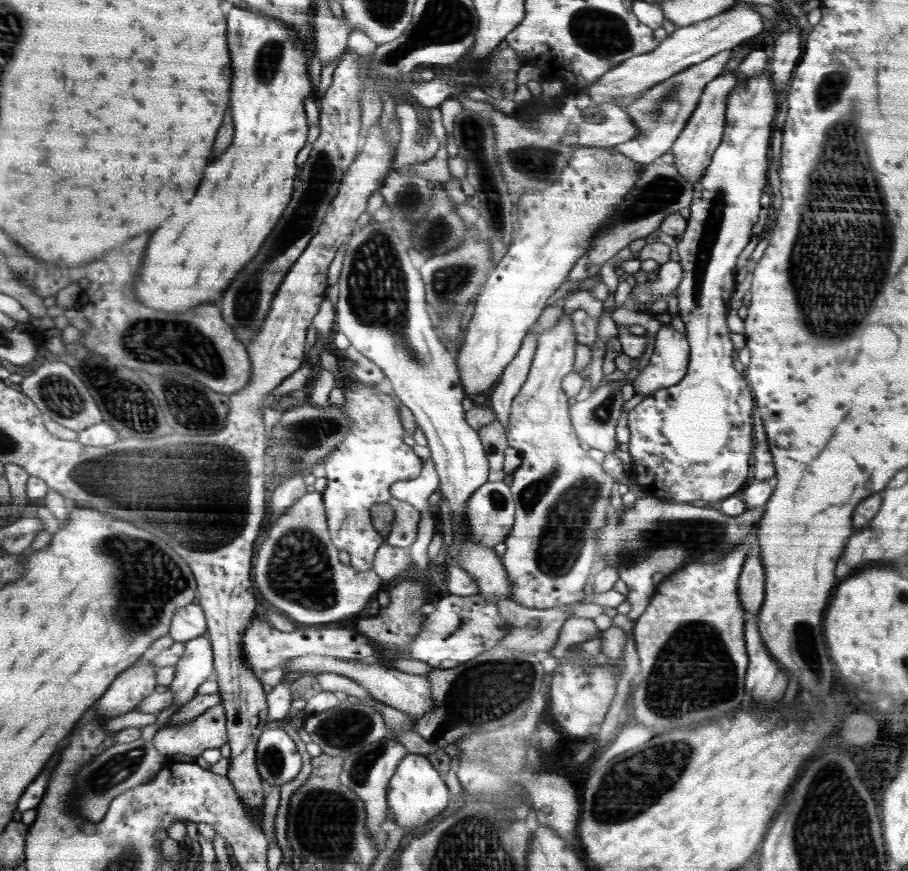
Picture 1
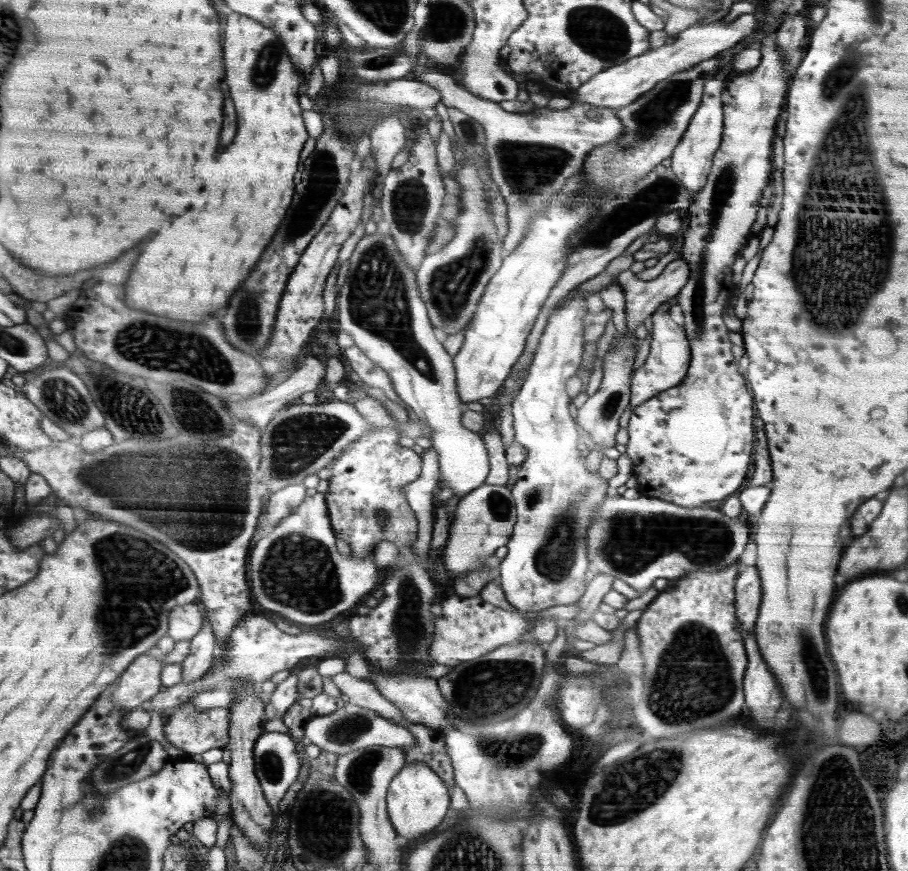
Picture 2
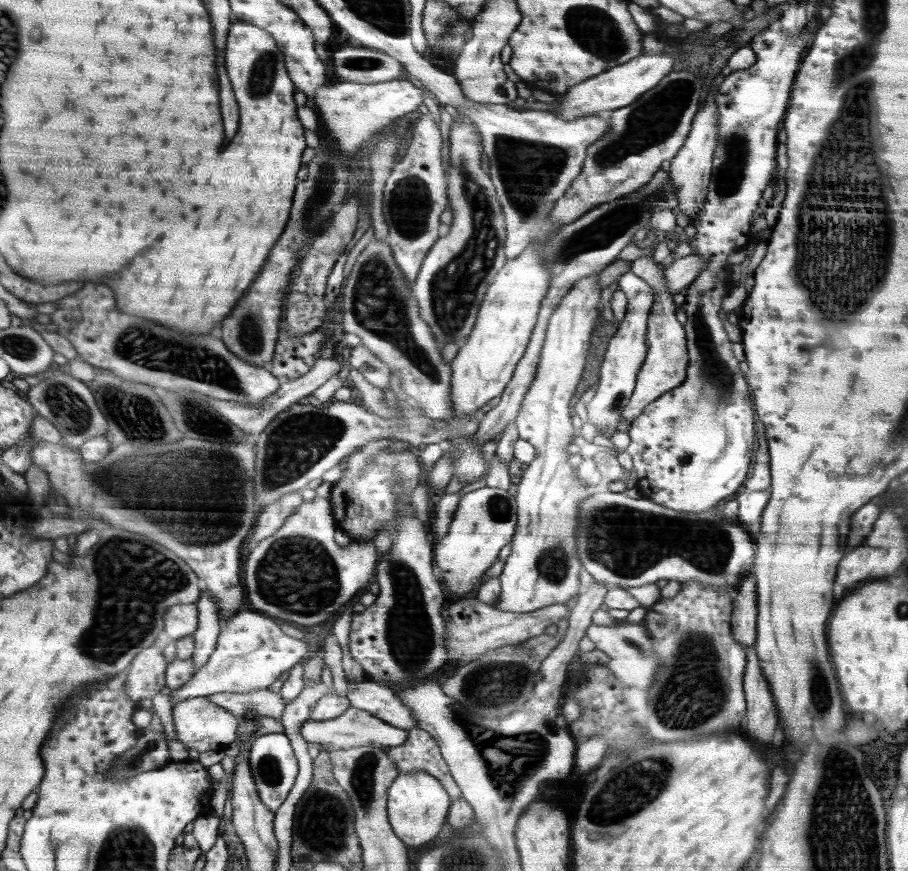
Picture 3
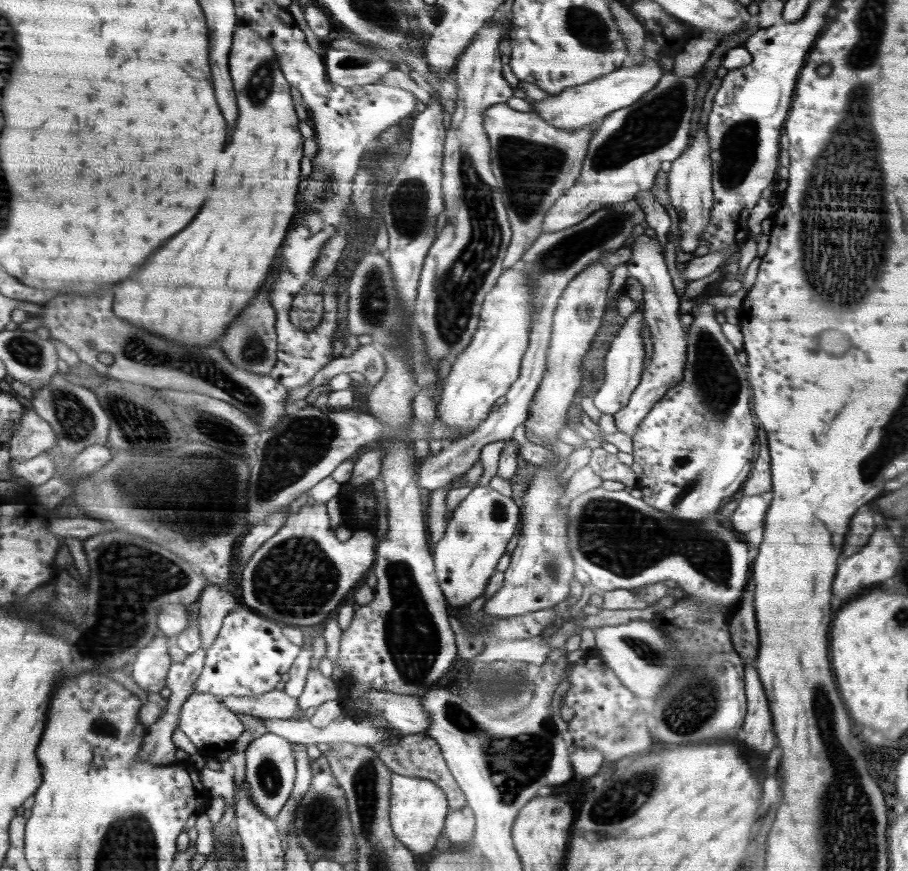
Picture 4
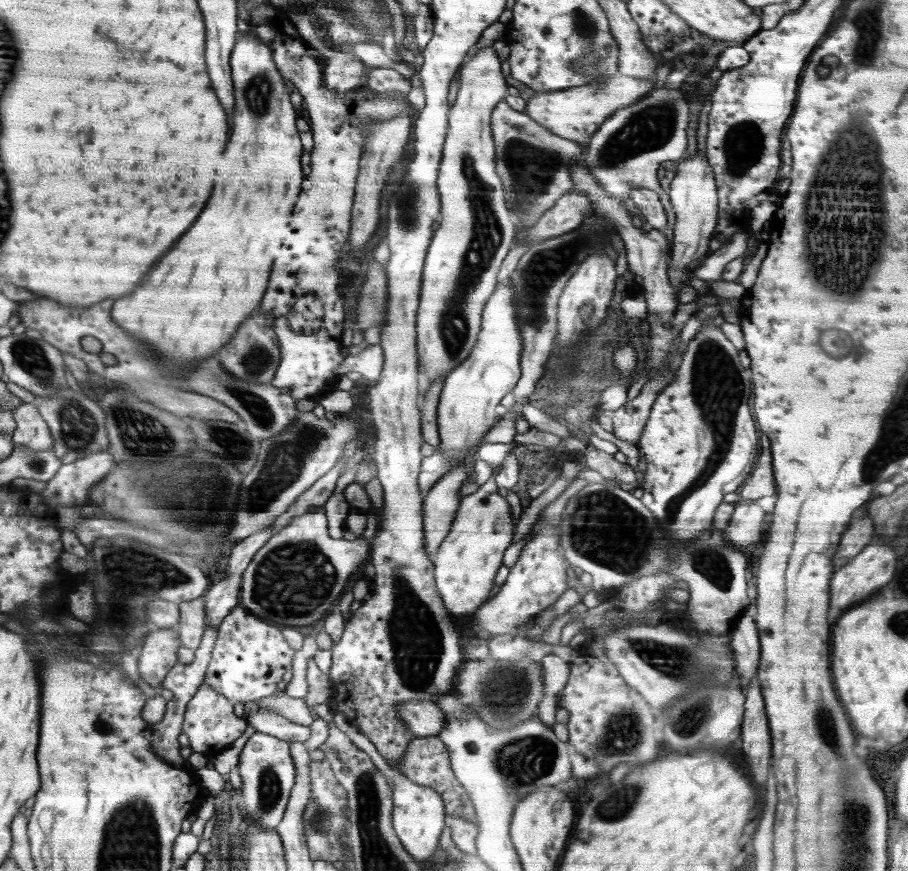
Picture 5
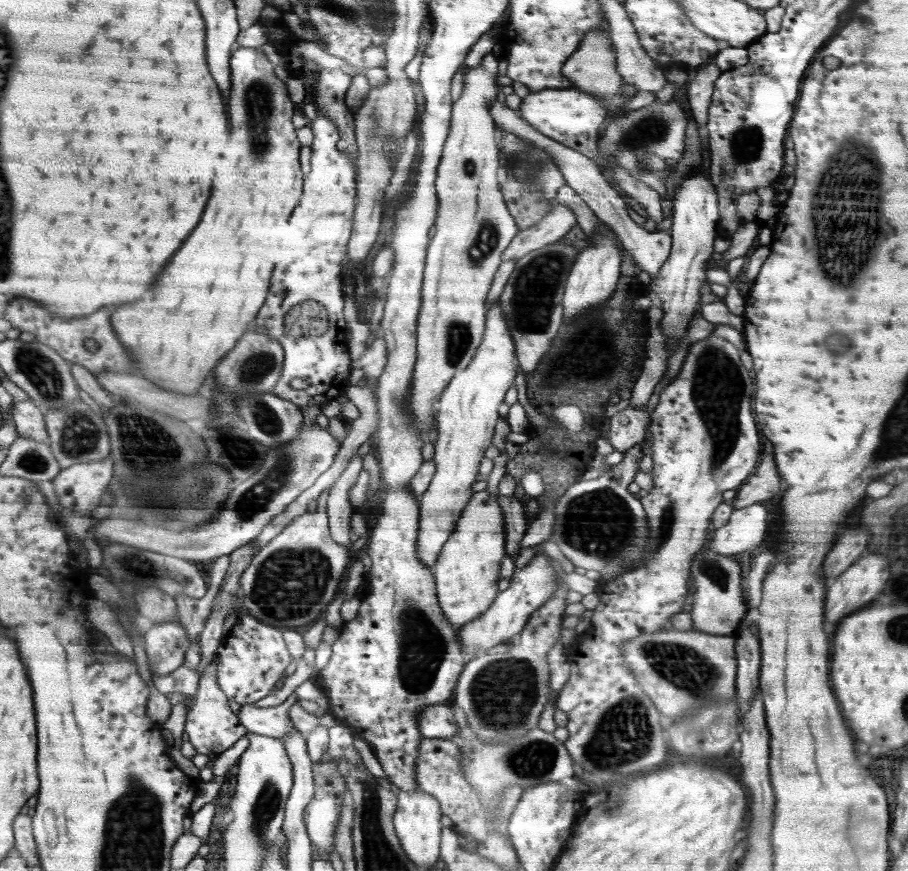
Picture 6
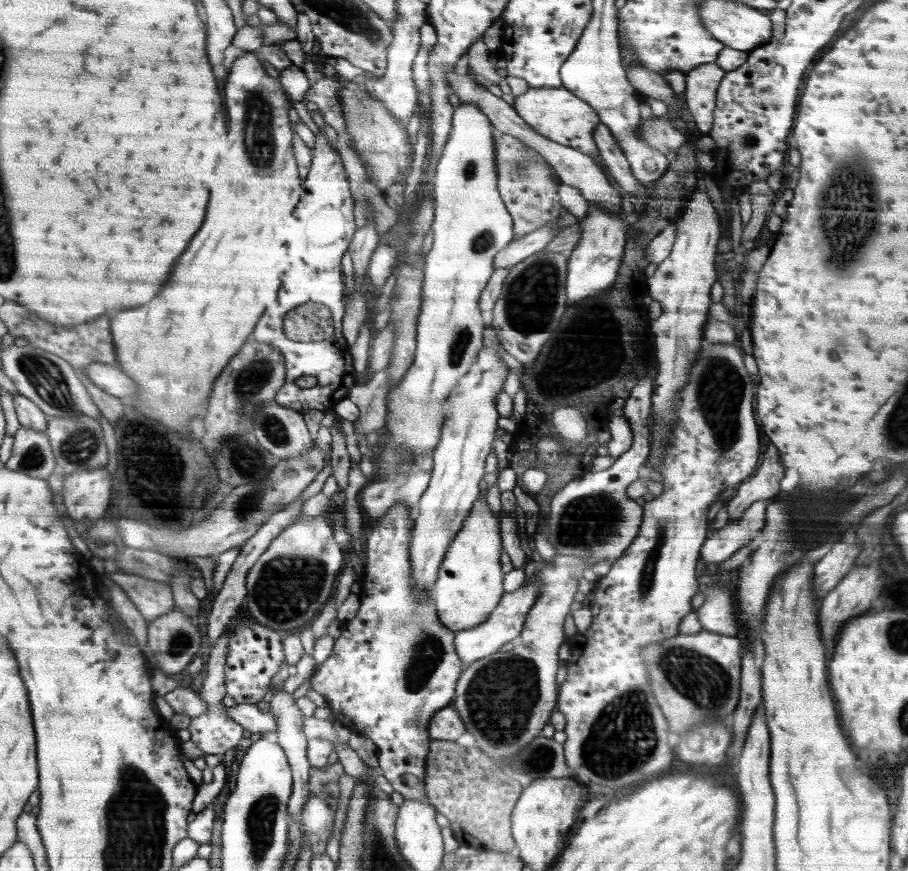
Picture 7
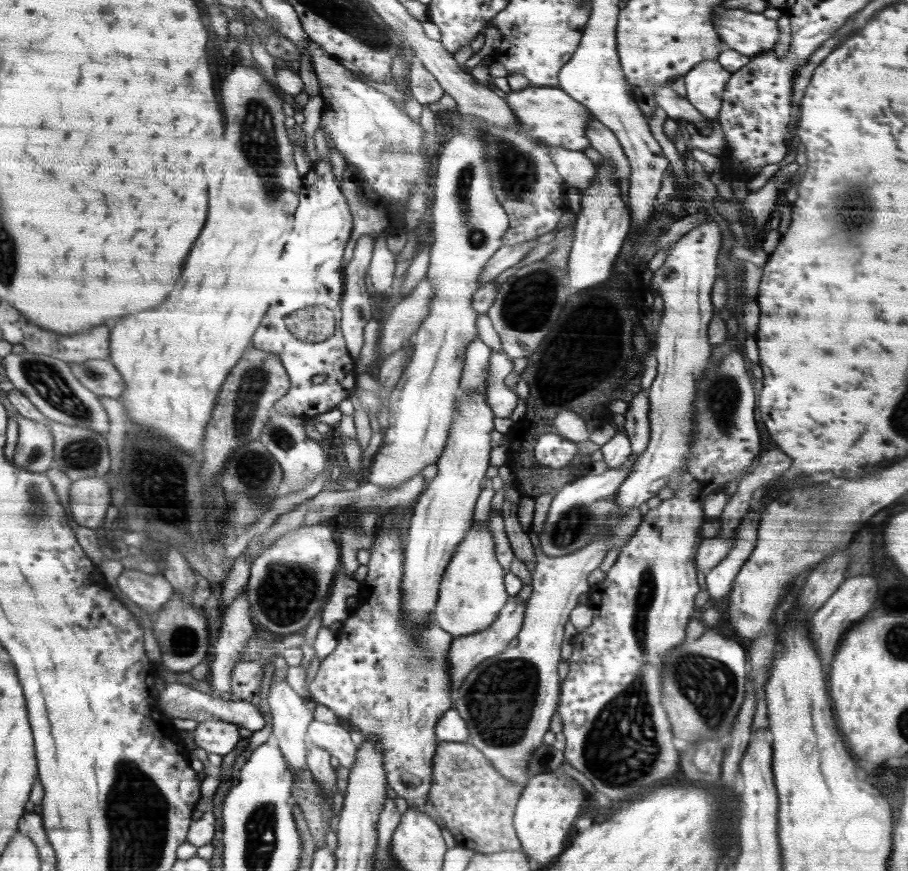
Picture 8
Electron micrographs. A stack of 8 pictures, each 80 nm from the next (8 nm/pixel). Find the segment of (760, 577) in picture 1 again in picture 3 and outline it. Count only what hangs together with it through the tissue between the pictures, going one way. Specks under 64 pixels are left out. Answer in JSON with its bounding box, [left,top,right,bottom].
[734,574,757,646]

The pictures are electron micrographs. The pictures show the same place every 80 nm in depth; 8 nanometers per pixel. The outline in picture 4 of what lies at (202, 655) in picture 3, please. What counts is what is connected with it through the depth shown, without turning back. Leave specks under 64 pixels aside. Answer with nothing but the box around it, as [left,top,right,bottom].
[198,584,238,651]

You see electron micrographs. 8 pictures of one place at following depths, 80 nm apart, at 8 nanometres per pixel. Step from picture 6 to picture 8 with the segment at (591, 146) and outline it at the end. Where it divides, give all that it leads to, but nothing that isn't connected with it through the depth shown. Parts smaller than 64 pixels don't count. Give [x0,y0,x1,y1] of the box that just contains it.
[482,86,594,246]

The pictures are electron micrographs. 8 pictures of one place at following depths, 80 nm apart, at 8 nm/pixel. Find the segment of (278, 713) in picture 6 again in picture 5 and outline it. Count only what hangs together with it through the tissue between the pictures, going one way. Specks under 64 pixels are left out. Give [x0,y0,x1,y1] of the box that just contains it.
[243,709,311,743]

